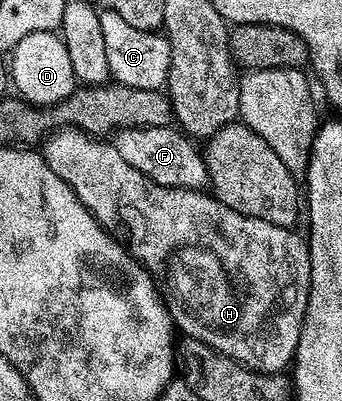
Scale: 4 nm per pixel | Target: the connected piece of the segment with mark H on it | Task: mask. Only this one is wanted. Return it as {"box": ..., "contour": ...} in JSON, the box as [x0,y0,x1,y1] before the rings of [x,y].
{"box":[42,128,312,374],"contour":[[[61,128],[47,135],[42,143],[42,153],[46,164],[50,164],[54,176],[62,176],[62,180],[66,180],[66,184],[70,184],[70,188],[78,196],[78,200],[82,200],[82,204],[86,204],[86,208],[99,220],[100,225],[111,231],[113,235],[123,236],[122,241],[128,251],[147,268],[148,275],[156,281],[160,297],[164,300],[164,307],[172,317],[172,325],[183,337],[198,340],[212,350],[217,350],[224,357],[241,362],[246,369],[257,370],[260,374],[279,374],[287,371],[293,365],[298,340],[302,336],[302,324],[306,316],[308,297],[312,287],[308,243],[301,235],[299,238],[295,234],[297,232],[295,229],[251,218],[242,212],[234,212],[234,208],[222,204],[219,198],[208,192],[166,188],[162,184],[142,176],[142,172],[138,172],[138,168],[126,164],[126,160],[122,160],[122,156],[118,156],[116,147],[111,141],[101,140],[99,137],[84,133],[83,130]]]}

